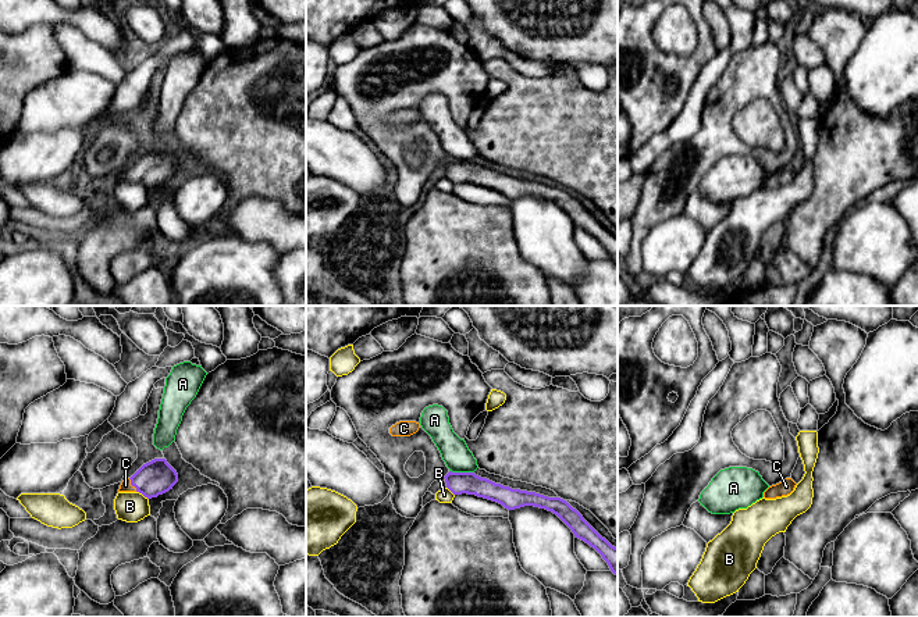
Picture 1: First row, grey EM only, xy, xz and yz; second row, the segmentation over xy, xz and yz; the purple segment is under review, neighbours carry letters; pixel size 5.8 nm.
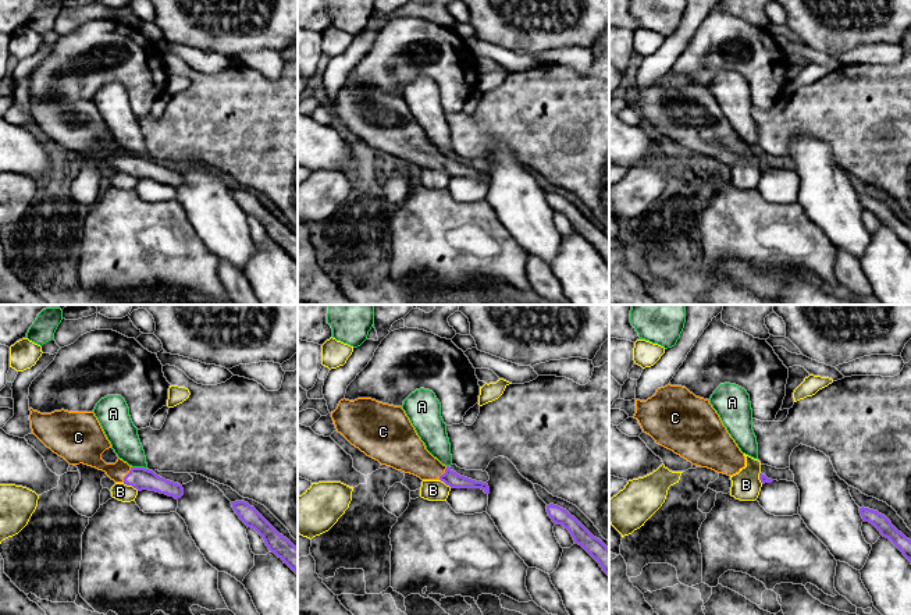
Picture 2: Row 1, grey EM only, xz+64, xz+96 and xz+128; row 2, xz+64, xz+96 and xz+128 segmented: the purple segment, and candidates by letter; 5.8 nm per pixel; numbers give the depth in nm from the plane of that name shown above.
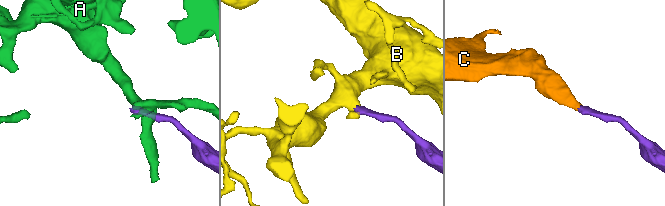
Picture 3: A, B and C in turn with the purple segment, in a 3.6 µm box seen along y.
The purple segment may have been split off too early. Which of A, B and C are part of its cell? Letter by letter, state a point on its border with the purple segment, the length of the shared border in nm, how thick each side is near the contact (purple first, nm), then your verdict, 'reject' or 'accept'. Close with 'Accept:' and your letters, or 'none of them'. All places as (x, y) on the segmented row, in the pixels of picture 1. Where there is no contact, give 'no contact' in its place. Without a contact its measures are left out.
A: meets purple in xz at (462, 473); contact 140 nm long; 130 nm thick on the purple side, 160 nm on the other; reject
B: meets purple in xy at (142, 494); contact 90 nm long; 200 nm thick on the purple side, 180 nm on the other; reject
C: meets purple in xy at (132, 485); contact 90 nm long; 200 nm thick on the purple side, 70 nm on the other; accept
Accept: C

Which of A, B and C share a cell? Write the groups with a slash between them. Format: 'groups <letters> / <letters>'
groups A / B / C

